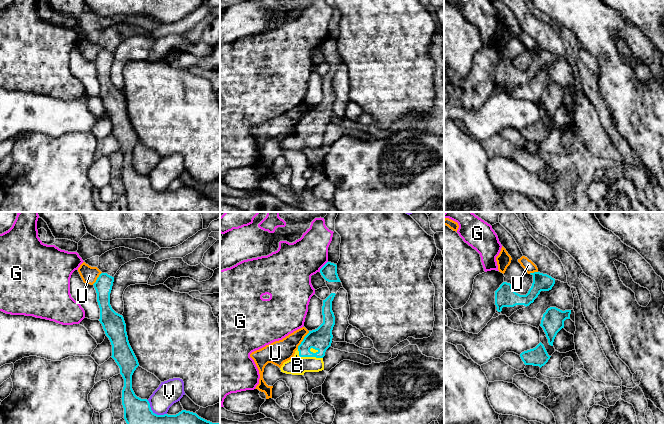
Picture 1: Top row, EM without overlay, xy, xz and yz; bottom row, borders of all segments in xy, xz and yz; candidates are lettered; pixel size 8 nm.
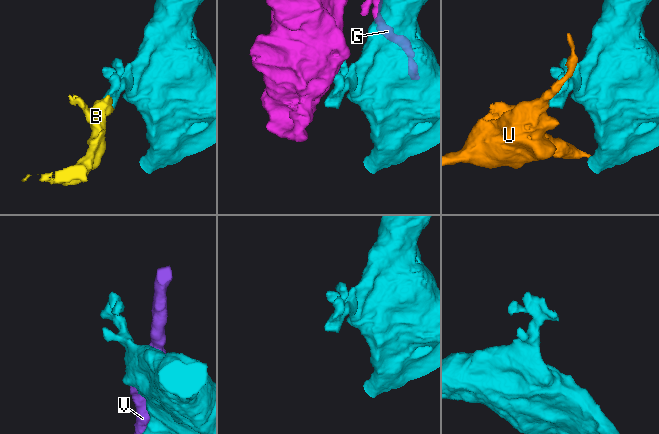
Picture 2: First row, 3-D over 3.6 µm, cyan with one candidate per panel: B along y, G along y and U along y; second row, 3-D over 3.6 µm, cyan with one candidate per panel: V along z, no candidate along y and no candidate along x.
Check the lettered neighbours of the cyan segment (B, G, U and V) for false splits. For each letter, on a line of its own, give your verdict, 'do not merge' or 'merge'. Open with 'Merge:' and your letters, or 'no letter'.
Merge: B
B: merge
G: do not merge
U: do not merge
V: do not merge

